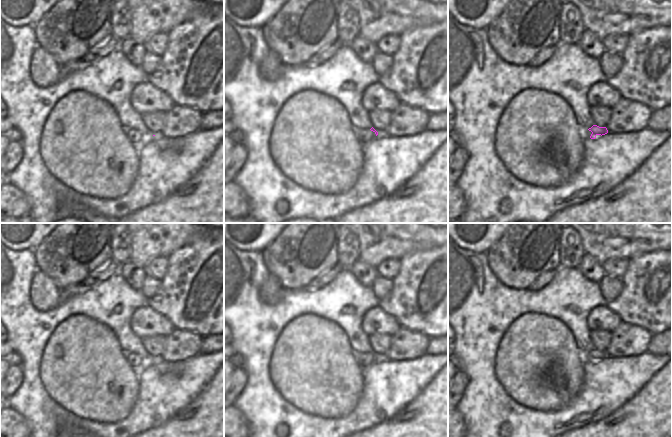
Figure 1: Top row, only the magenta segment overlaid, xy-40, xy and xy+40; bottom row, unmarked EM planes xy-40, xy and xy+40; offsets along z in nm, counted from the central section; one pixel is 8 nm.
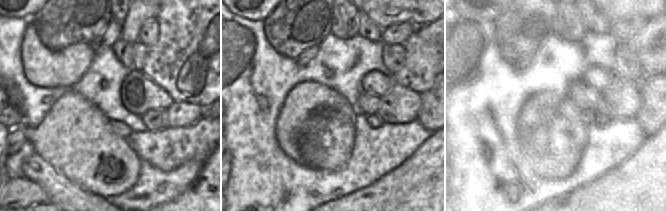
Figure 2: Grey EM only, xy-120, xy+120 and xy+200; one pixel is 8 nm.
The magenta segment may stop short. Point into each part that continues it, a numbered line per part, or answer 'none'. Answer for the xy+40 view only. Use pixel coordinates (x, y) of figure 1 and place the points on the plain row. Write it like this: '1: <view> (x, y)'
1: xy+40 (586, 357).

